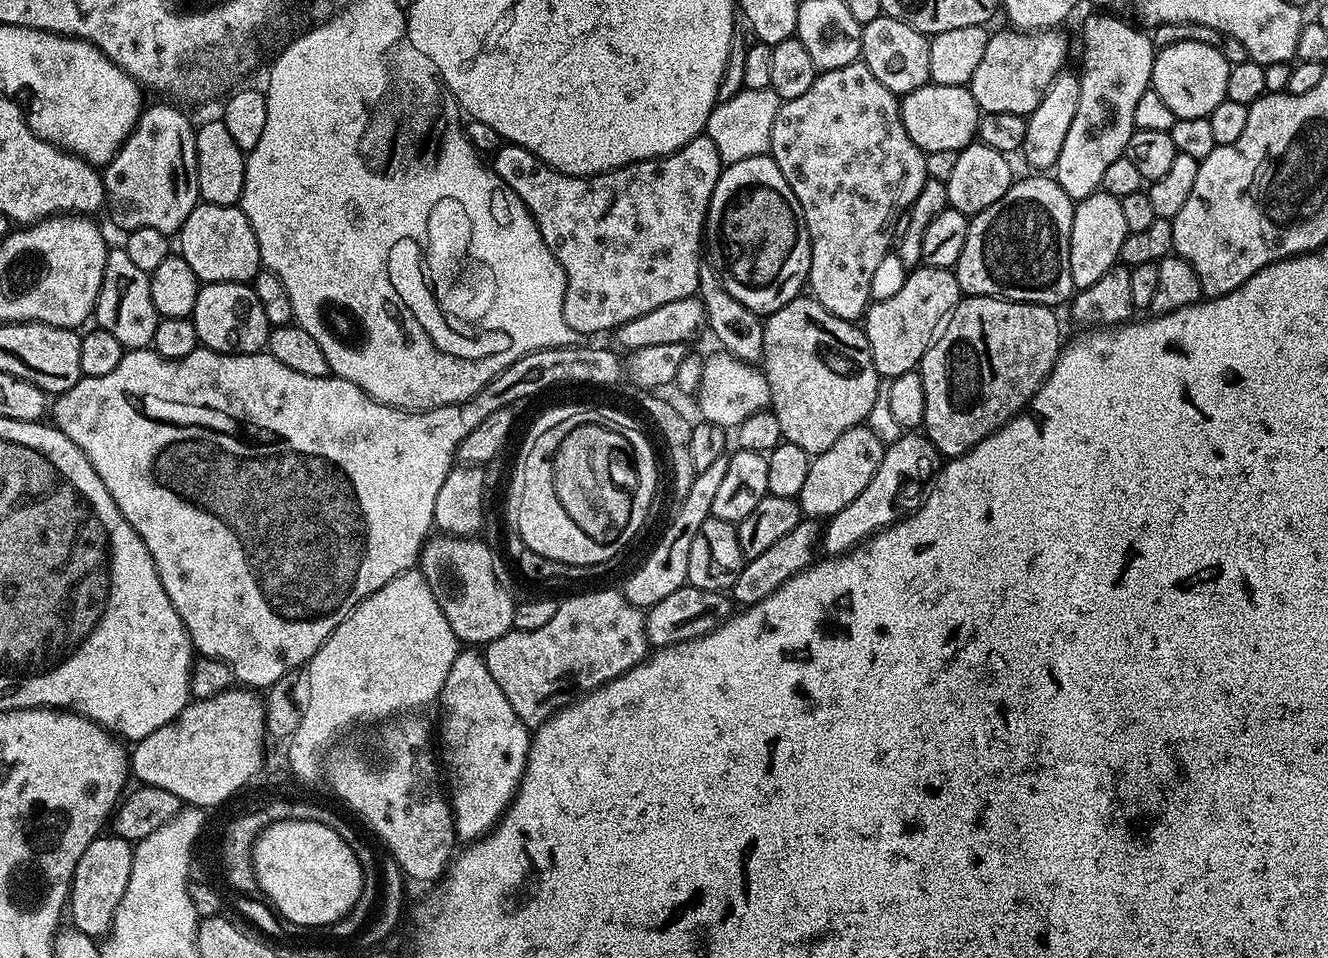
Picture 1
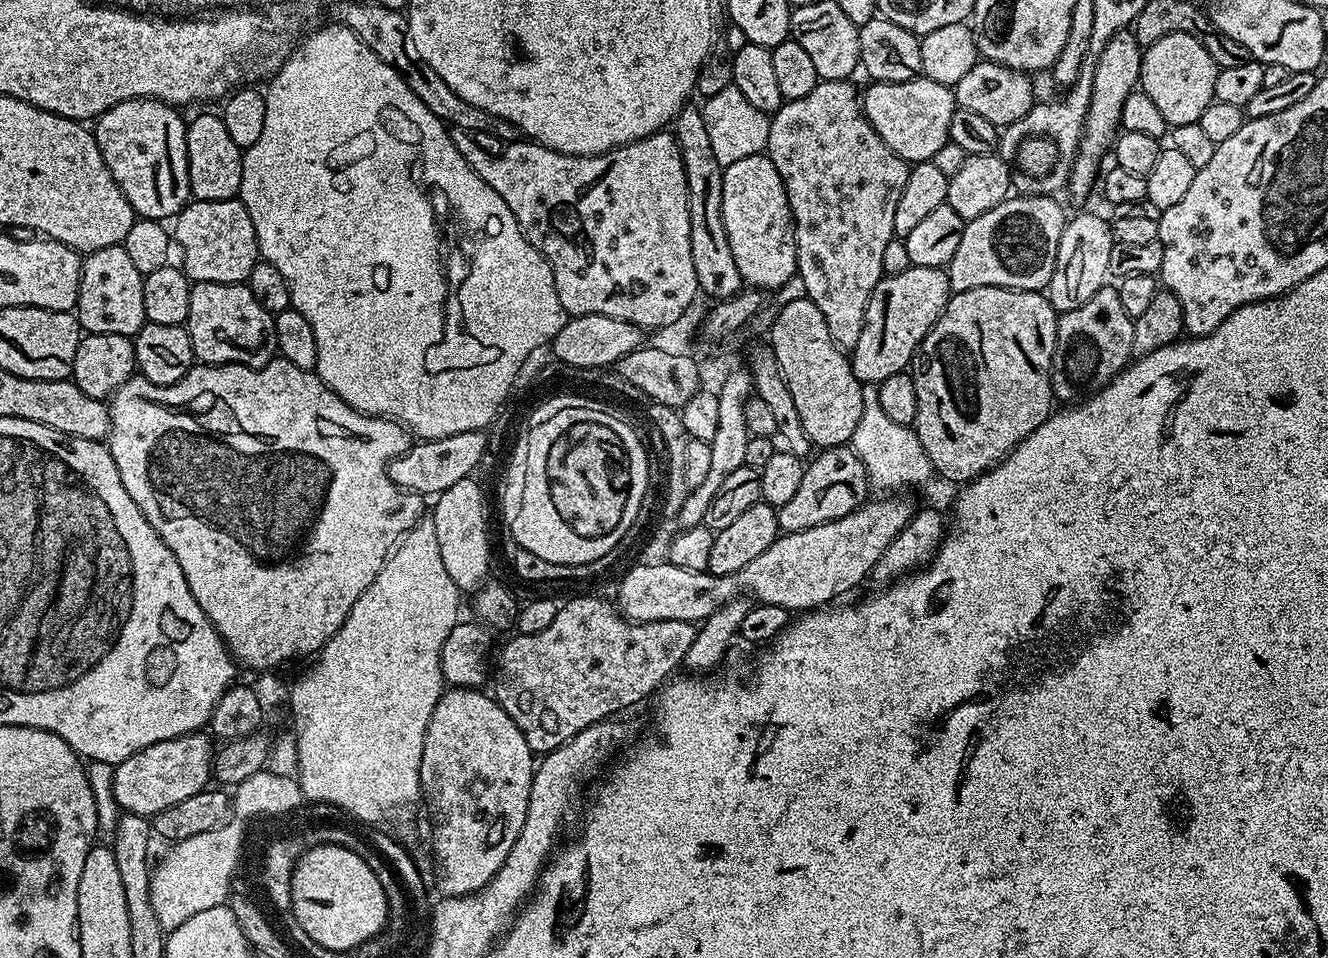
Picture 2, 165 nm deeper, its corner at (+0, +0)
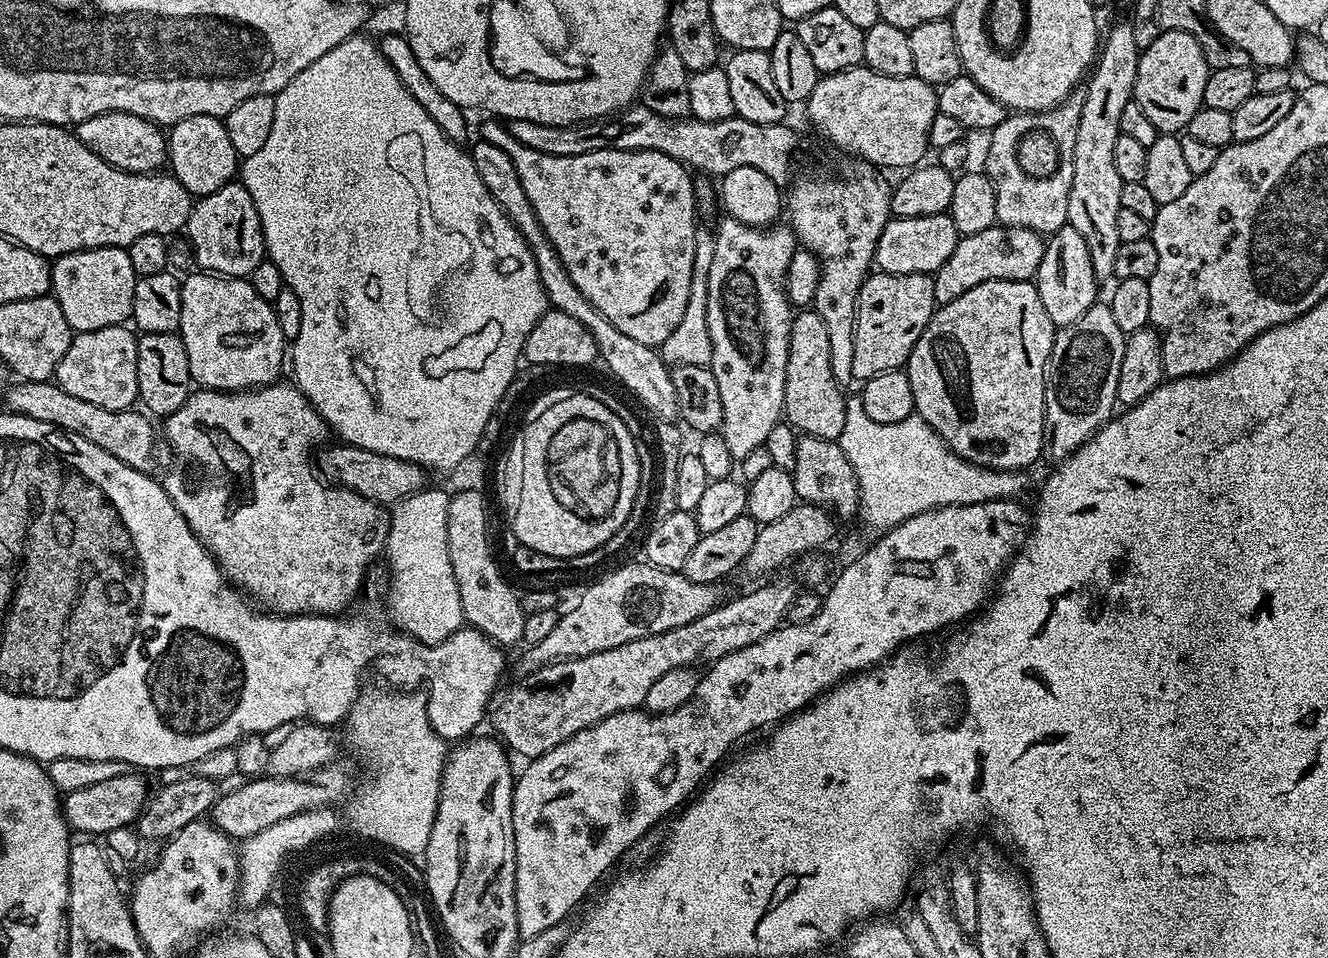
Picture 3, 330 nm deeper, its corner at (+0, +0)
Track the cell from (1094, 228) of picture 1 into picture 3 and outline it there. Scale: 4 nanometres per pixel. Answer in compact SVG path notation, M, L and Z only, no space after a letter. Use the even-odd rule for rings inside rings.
M1065 226L1047 237L1034 283L1042 298L1042 307L1057 329L1070 326L1070 322L1078 322L1078 318L1082 318L1082 314L1086 314L1086 310L1097 303L1098 277L1090 262L1090 250L1086 250L1086 242L1082 239L1082 234L1078 234L1078 230Z

